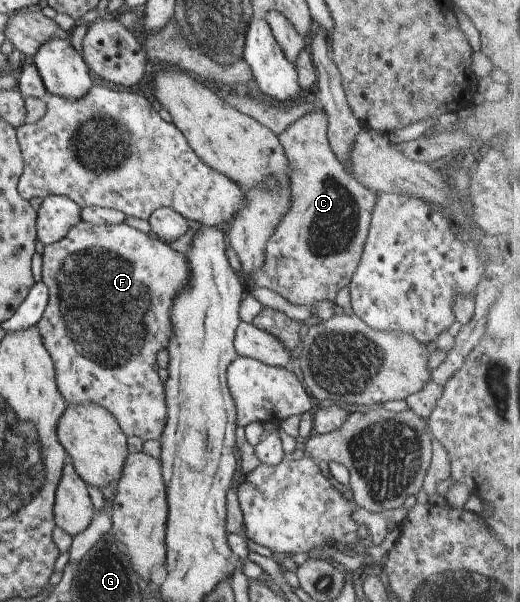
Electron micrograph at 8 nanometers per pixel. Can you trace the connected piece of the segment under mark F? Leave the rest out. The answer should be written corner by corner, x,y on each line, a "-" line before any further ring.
79,221
72,226
66,235
50,245
45,245
42,256
41,282
47,287
48,301
43,309
41,318
36,322
39,336
50,354
55,373
55,382
63,400
68,405
94,404
103,407
113,415
123,434
135,436
144,443
148,440
155,440
161,436
163,424
165,424
165,404
163,404
163,384
157,378
156,354
166,348
169,339
172,337
172,326
169,324
169,306
173,304
178,291
185,289
190,282
190,272
186,256
171,248
164,240
155,237
153,234
143,233
135,228
119,223
116,225
92,225
85,221

